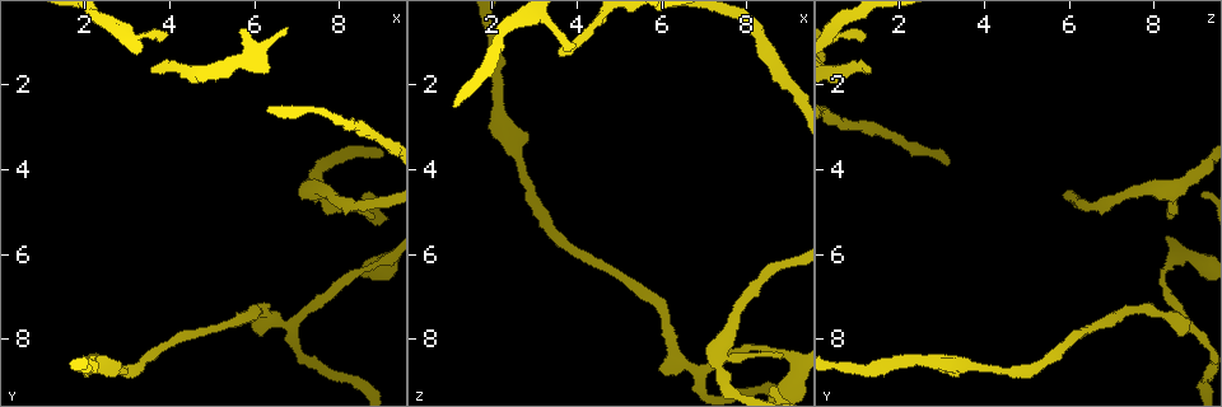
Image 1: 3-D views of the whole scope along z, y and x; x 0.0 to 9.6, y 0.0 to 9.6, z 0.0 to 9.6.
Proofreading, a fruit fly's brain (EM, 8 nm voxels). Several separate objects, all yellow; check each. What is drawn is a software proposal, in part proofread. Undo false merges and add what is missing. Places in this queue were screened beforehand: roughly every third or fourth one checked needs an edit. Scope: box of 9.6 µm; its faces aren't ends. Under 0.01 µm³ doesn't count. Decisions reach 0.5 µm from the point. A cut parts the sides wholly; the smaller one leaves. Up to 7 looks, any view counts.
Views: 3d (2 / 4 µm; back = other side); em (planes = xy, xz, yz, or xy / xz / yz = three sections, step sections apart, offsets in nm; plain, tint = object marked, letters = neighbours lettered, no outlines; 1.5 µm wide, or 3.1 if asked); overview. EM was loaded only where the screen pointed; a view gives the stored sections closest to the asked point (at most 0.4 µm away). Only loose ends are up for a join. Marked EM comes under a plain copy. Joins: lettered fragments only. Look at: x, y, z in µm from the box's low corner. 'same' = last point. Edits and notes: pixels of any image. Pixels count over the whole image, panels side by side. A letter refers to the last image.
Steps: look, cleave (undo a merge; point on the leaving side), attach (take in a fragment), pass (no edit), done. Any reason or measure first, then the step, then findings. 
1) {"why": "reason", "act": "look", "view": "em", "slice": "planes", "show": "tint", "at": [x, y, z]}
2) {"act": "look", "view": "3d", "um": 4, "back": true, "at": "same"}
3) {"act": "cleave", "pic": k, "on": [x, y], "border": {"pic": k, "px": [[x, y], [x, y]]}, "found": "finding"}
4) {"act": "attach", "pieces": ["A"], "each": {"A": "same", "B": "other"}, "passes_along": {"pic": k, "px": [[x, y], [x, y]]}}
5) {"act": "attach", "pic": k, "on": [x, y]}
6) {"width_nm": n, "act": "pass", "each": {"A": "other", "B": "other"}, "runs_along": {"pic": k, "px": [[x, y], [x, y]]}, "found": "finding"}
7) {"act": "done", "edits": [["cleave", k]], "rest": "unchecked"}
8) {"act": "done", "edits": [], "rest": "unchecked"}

{"why": "free end", "act": "look", "view": "3d", "um": 2, "at": [8.85, 5.10, 8.45]}

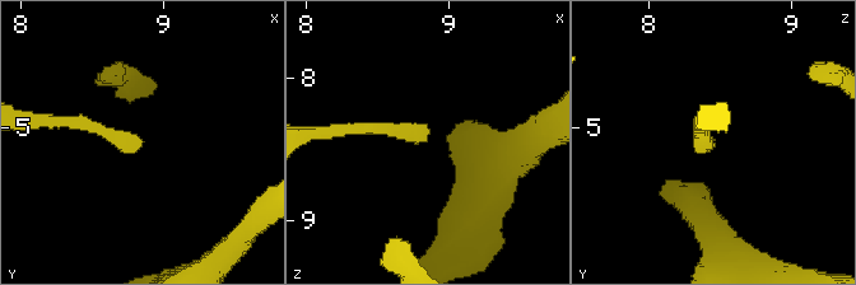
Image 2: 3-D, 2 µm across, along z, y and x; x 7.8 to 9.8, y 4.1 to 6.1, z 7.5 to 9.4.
{"why": "now the EM", "act": "look", "view": "em", "slice": "planes", "show": "letters", "at": [8.86, 5.12, 8.40]}

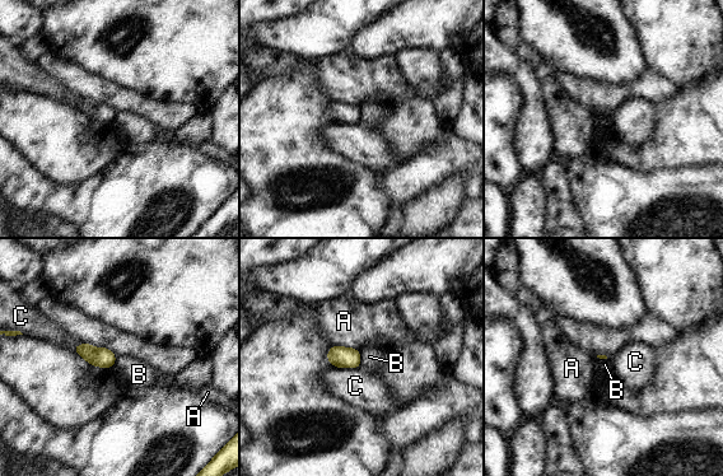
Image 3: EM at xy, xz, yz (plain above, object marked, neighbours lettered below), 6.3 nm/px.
{"longest_contact_nm": ["A", 180], "act": "pass", "each": {"A": "other", "B": "other", "C": "other"}, "border": {"pic": 3, "px": [[358, 350], [360, 367]]}, "found": "no lettered fragment goes on from it"}

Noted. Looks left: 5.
{"why": "an open end", "act": "look", "view": "3d", "um": 2, "back": true, "at": [5.95, 7.65, 8.75]}

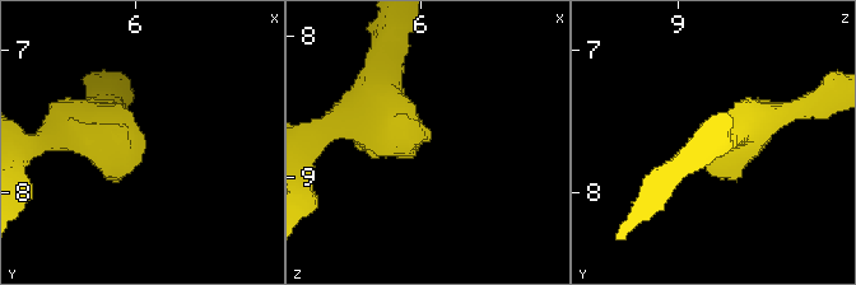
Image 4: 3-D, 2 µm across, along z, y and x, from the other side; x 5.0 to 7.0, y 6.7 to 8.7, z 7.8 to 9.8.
{"why": "need the tissue", "act": "look", "view": "em", "slice": "planes", "show": "letters", "at": [5.94, 7.70, 8.72]}

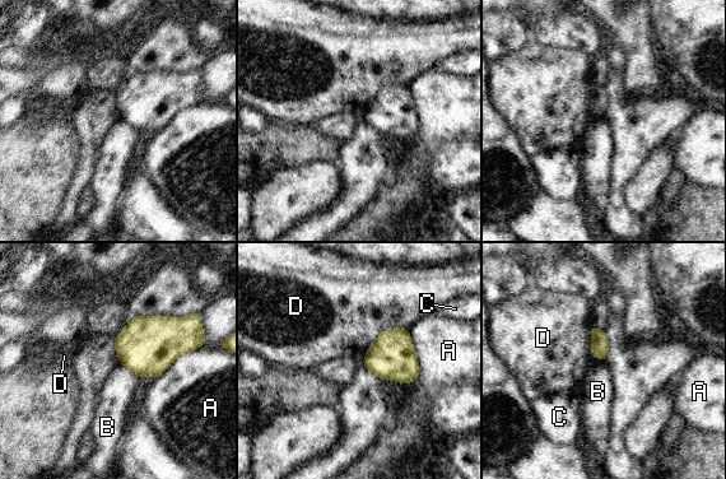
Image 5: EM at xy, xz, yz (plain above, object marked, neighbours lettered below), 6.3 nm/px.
{"act": "pass", "each": {"A": "other", "B": "other", "C": "other", "D": "other"}, "border": {"pic": 5, "px": [[408, 328], [386, 328], [367, 348]]}, "found": "no lettered fragment goes on from it"}

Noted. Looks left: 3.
{"why": "an open end", "act": "look", "view": "3d", "um": 2, "at": [3.65, 1.65, 1.30]}

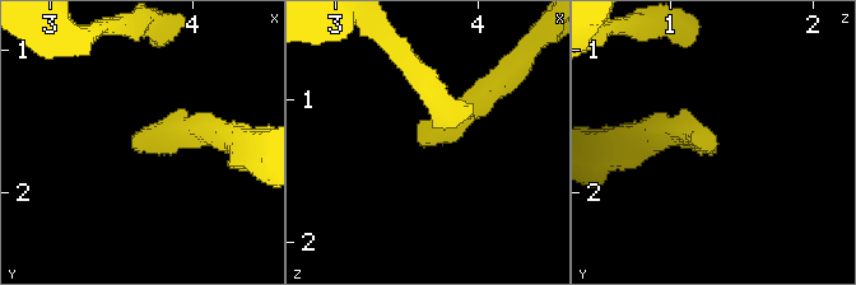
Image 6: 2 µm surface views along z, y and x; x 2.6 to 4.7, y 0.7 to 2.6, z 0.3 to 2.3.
{"act": "look", "view": "em", "slice": "xy", "step": 8, "show": "letters", "at": [3.62, 1.70, 1.32]}

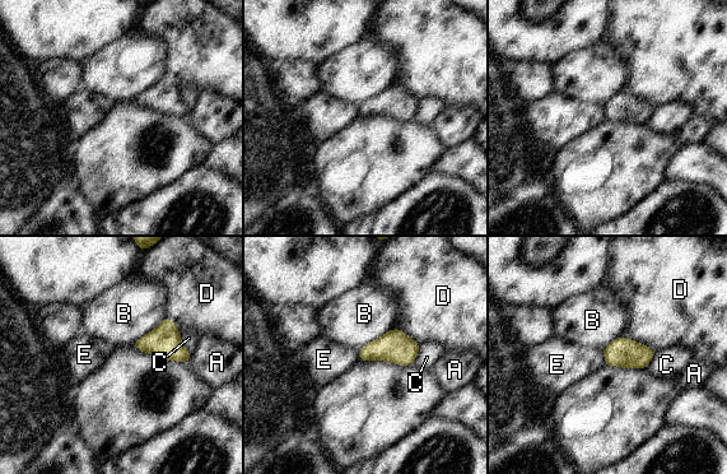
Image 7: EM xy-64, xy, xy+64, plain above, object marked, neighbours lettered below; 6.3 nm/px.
{"act": "look", "view": "em", "slice": "planes", "show": "letters", "at": "same"}

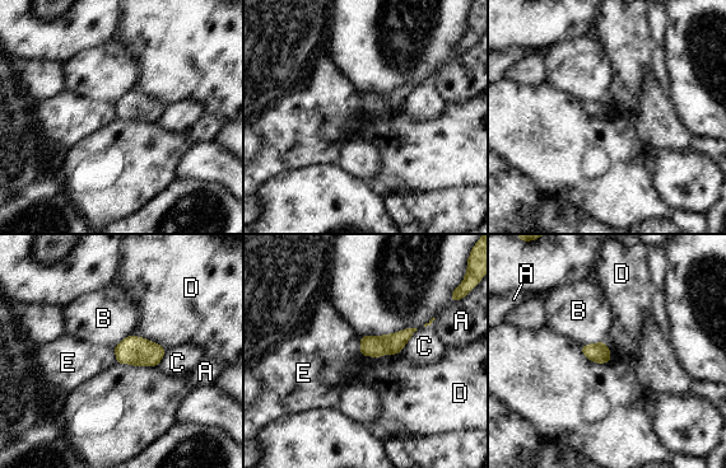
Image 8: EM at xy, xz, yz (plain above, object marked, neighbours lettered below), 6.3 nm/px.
{"act": "pass", "each": {"A": "other", "B": "other", "C": "other", "D": "other", "E": "other"}, "border": {"pic": 8, "px": [[131, 335], [148, 338], [166, 350]]}, "found": "no lettered fragment goes on from it"}

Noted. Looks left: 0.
{"act": "done", "edits": [], "rest": "unchecked"}

